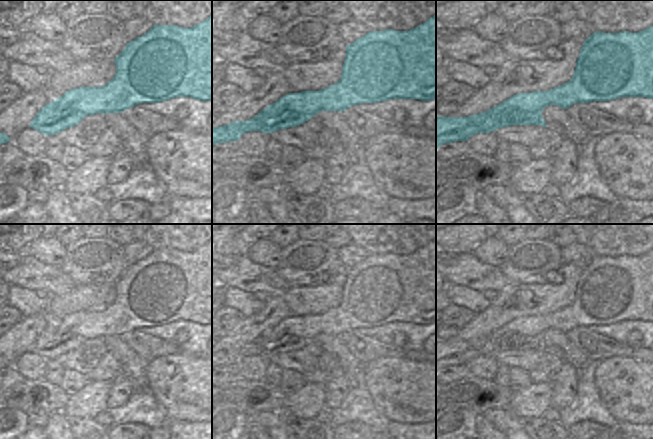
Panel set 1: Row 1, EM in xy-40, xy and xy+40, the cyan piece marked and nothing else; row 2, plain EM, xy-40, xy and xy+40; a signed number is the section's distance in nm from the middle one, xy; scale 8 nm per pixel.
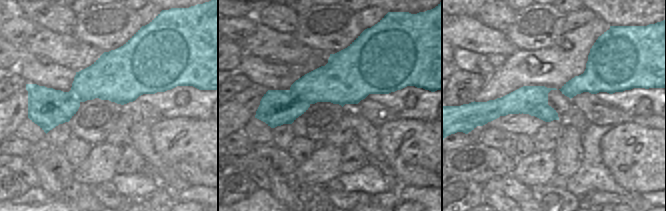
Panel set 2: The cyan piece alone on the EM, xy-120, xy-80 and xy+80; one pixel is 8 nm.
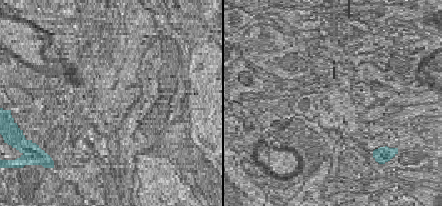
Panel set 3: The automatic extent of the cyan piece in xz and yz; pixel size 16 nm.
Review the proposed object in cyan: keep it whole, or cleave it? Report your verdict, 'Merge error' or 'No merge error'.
Merge error

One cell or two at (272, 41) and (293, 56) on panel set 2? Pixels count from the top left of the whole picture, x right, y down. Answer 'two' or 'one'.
one

